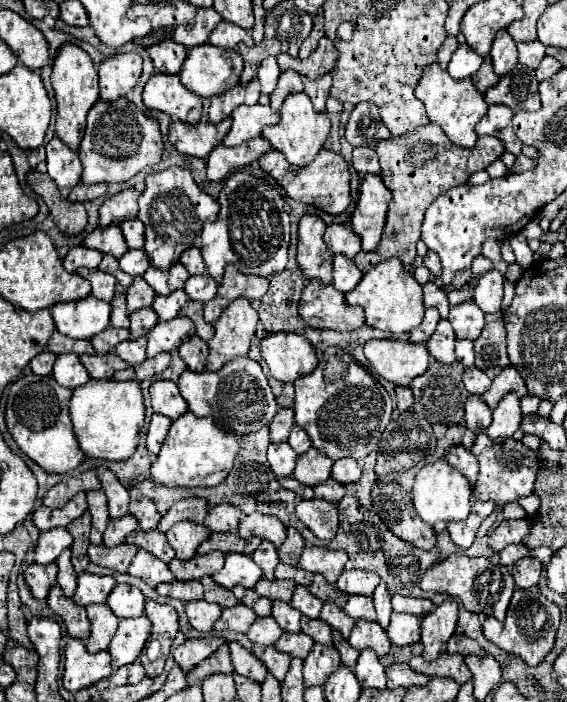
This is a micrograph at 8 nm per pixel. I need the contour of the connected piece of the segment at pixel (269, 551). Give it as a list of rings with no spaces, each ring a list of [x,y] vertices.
[[[267,540],[261,542],[261,546],[253,552],[251,556],[261,568],[263,568],[263,574],[267,580],[273,580],[273,572],[275,572],[275,566],[279,564],[279,558],[277,558],[277,548],[271,546]]]

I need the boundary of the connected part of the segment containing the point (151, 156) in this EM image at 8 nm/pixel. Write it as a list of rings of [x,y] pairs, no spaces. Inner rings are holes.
[[[127,98],[105,102],[99,100],[93,104],[91,112],[87,114],[87,128],[85,136],[79,146],[79,158],[83,164],[83,184],[71,188],[67,200],[71,202],[89,202],[107,192],[109,182],[127,182],[145,166],[153,166],[161,160],[163,144],[159,124],[153,118],[147,118],[135,104]],[[105,182],[105,184],[99,184]],[[87,184],[87,186],[85,186]],[[95,184],[95,186],[89,186]]]

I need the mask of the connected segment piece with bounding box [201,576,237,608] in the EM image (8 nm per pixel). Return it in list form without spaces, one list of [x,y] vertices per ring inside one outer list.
[[[205,576],[205,578],[201,580],[201,584],[203,584],[203,588],[205,588],[205,600],[207,600],[207,602],[219,604],[221,608],[237,606],[237,600],[235,600],[235,596],[231,596],[231,590],[219,588],[219,584],[215,584],[211,576]]]

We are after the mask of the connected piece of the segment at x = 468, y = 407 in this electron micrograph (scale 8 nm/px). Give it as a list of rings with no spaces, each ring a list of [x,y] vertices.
[[[469,396],[465,404],[465,420],[467,420],[469,430],[479,432],[481,428],[487,428],[491,424],[491,408],[483,404],[483,398]]]

